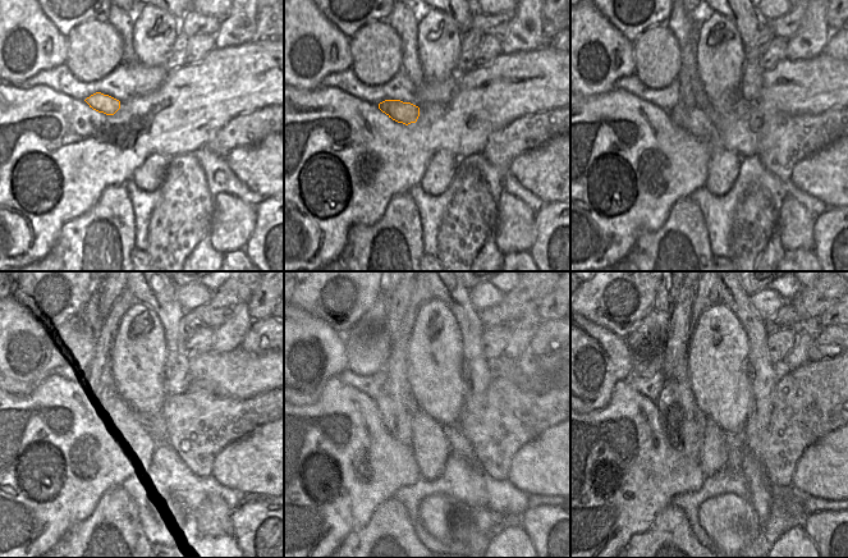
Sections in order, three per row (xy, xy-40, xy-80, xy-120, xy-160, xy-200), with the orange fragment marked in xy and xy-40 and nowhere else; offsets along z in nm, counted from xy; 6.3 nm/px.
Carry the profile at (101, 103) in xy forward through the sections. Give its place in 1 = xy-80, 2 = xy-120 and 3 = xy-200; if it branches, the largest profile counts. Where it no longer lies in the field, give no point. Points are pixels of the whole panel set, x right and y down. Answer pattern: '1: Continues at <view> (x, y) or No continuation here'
1: Continues at xy-80 (696, 120)
2: Continues at xy-120 (131, 420)
3: Continues at xy-200 (710, 442).

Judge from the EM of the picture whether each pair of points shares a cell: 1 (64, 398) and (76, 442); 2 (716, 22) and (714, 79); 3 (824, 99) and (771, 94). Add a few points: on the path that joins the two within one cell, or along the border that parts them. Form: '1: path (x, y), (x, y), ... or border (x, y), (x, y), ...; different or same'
1: path (67, 408), (67, 431); same
2: path (716, 36), (716, 41), (713, 45), (714, 65); same
3: path (811, 94), (784, 94); same

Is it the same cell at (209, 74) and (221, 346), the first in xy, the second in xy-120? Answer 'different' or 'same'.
different

